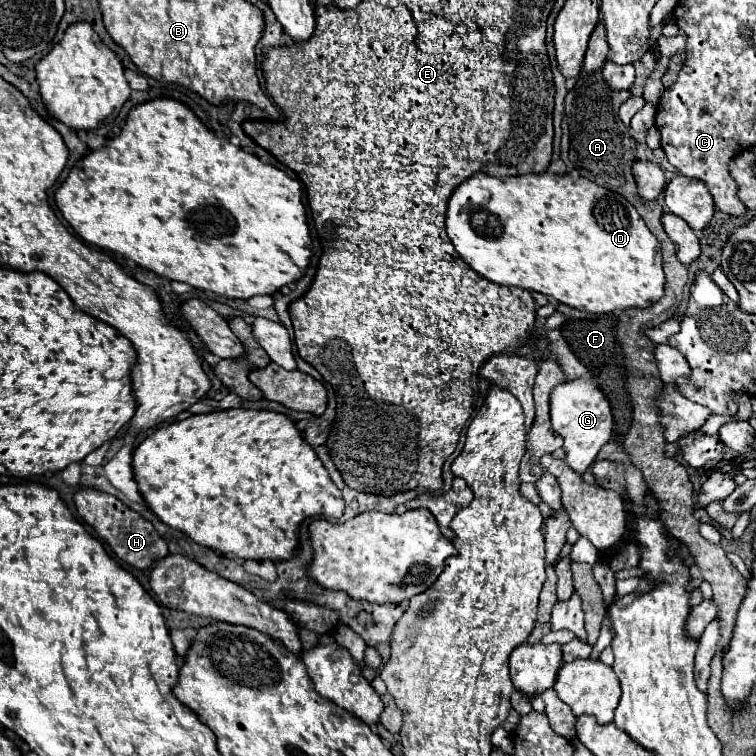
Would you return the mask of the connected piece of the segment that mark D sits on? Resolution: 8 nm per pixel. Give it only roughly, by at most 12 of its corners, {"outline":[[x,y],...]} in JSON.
{"outline":[[478,172],[446,230],[482,278],[646,308],[662,252],[582,176]]}

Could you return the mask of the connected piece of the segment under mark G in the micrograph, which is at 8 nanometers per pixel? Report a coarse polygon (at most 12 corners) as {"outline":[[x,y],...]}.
{"outline":[[590,380],[550,396],[566,462],[584,474],[612,434],[612,410]]}

